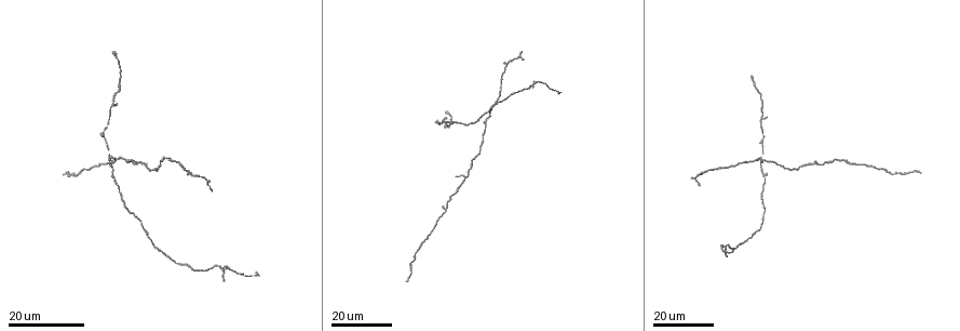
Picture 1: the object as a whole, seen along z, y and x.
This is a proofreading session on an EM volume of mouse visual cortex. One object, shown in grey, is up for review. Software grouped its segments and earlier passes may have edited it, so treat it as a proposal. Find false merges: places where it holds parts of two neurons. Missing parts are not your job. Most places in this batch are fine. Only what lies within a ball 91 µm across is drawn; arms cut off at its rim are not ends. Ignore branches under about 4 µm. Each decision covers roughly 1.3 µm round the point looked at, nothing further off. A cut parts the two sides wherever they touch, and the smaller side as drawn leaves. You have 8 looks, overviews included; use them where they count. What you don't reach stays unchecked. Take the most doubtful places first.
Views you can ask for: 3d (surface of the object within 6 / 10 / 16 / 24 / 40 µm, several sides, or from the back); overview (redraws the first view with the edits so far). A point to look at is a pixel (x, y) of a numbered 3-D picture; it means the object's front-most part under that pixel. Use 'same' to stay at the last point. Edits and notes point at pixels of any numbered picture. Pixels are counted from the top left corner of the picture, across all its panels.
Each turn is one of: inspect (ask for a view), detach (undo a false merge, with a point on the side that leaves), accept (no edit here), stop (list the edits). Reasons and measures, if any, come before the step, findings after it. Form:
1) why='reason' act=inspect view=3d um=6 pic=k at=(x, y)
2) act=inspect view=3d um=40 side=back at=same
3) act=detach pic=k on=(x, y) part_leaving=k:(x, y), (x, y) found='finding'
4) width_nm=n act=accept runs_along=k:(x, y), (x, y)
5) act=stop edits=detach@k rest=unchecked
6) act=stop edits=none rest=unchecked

why='two arms in line, one across' act=inspect view=3d um=24 pic=1 at=(703, 172)

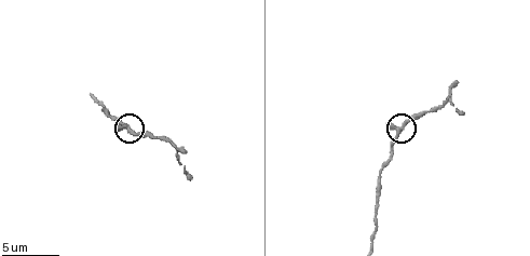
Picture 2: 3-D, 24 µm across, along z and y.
act=inspect view=3d um=6 pic=2 at=(397, 139)

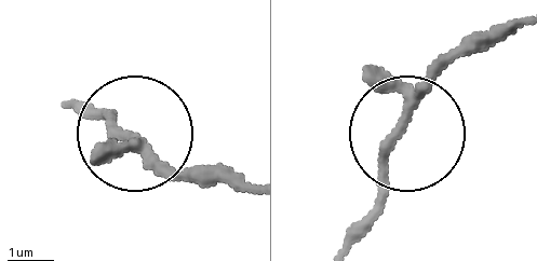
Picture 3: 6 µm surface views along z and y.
act=accept runs_along=3:(344, 249), (375, 203), (405, 110), (468, 44) found='all the same neuron'

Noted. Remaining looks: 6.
why='thick turns thin' act=inspect view=3d um=16 pic=1 at=(214, 264)

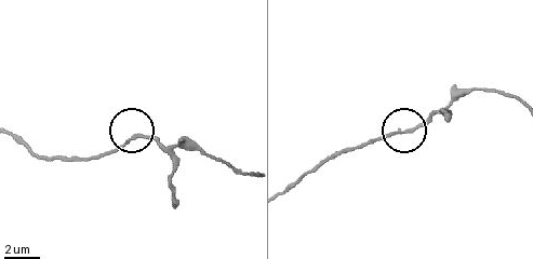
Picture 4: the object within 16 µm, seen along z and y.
why='zoom in' act=inspect view=3d um=10 pic=4 at=(136, 135)

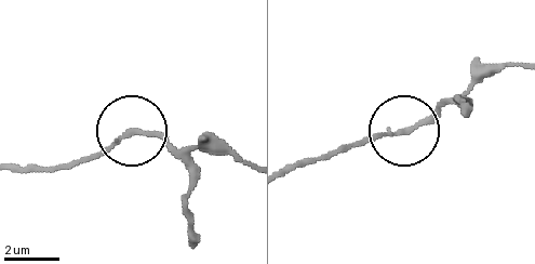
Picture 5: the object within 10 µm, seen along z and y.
act=inspect view=3d um=6 pic=5 at=(133, 131)

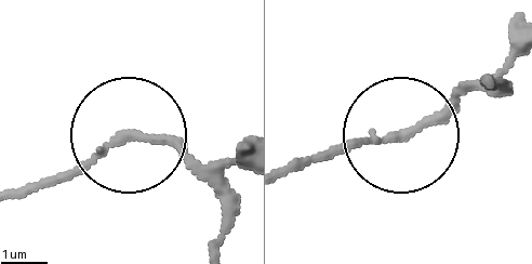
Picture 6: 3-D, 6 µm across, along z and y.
width_nm=180 act=accept runs_along=6:(15, 192), (131, 133), (243, 164) found='continuous, no second neuron'

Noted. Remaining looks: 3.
why='thin neck' act=inspect view=3d um=16 pic=1 at=(447, 126)

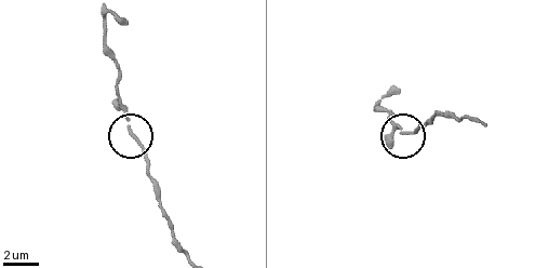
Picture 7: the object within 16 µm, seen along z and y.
act=inspect view=3d um=10 pic=7 at=(401, 133)

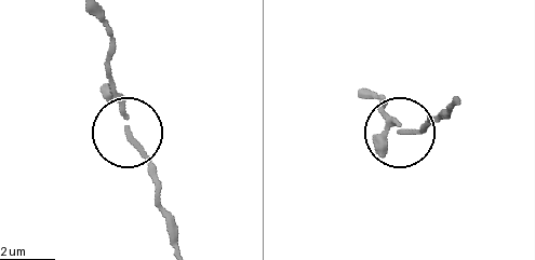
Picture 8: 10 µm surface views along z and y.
width_nm=140 act=accept runs_along=8:(360, 92), (382, 98), (402, 133), (435, 120) found='one neuron here'

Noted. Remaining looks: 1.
act=stop edits=none rest=unchecked

